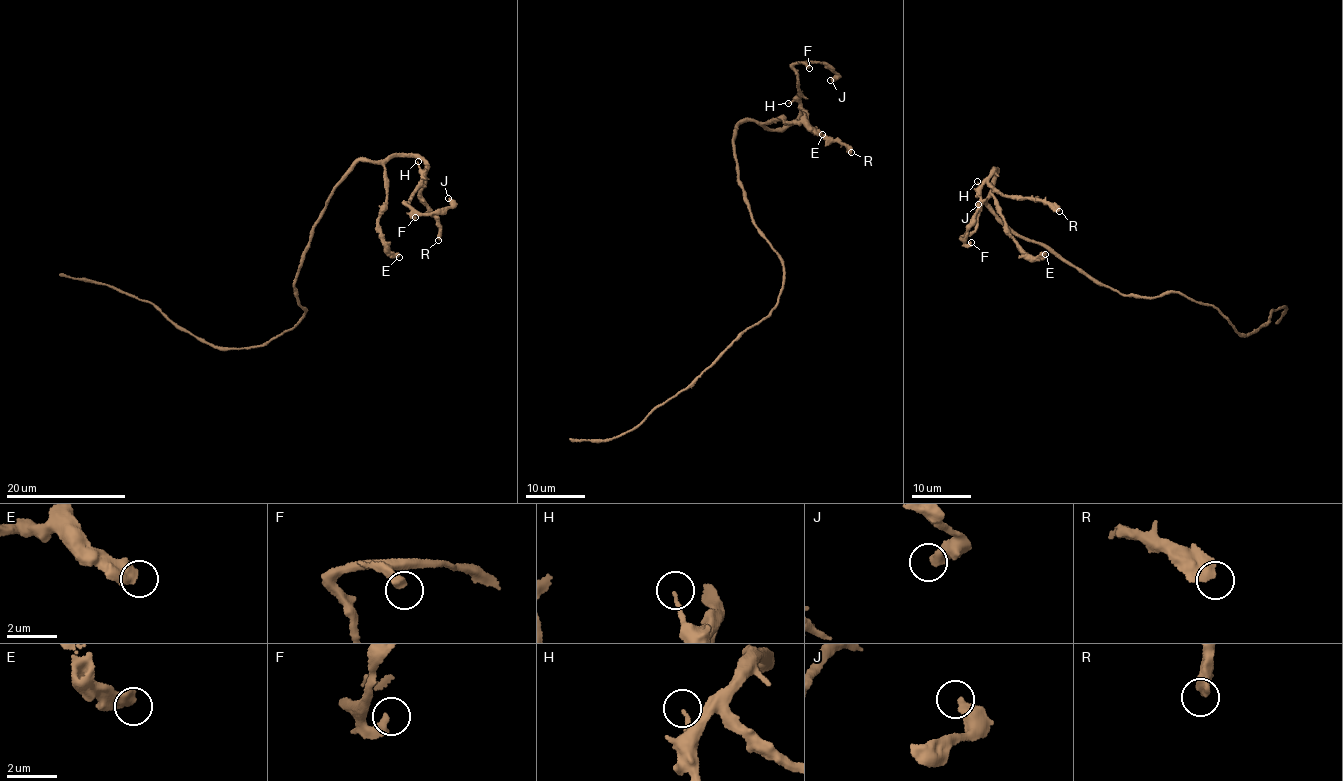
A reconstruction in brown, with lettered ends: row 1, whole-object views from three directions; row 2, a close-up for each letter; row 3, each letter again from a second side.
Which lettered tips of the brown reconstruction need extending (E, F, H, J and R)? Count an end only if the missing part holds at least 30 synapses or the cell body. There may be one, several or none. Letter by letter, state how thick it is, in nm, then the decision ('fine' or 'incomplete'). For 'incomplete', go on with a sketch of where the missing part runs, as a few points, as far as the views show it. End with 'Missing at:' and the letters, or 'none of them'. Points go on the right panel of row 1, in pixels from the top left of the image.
E: 550 nm thick; fine
F: 380 nm thick; fine
H: 130 nm thick; fine
J: 440 nm thick; fine
R: 550 nm thick; fine
Missing at: none of them

